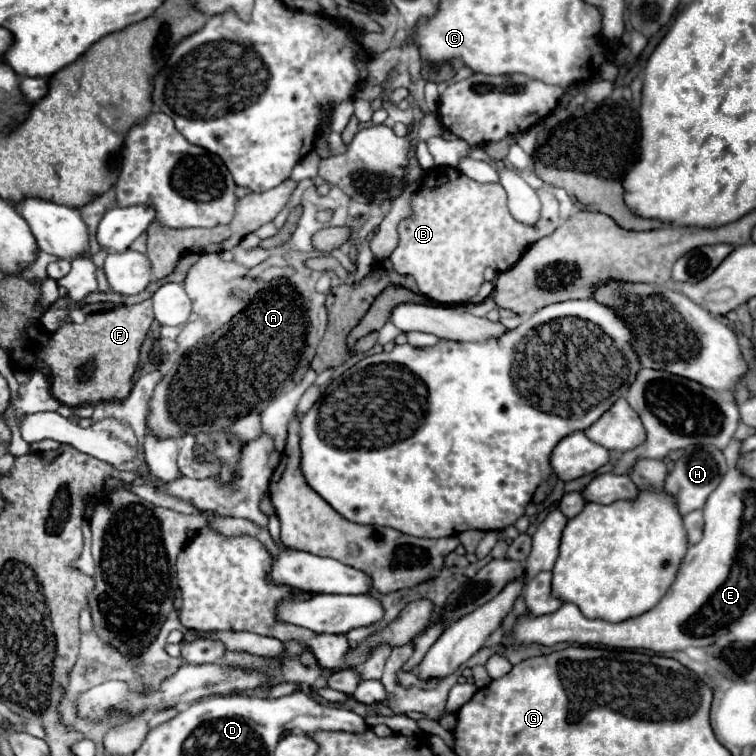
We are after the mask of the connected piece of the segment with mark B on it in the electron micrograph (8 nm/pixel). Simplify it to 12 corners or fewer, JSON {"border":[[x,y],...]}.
{"border":[[433,169],[399,223],[393,269],[467,303],[559,225],[511,217],[499,183]]}

